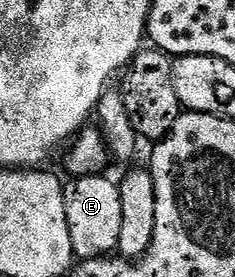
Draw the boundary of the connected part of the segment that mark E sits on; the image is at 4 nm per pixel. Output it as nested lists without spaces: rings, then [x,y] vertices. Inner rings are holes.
[[[100,174],[97,176],[76,176],[68,179],[63,186],[63,193],[65,194],[65,222],[69,222],[69,242],[73,242],[73,250],[75,251],[74,259],[81,260],[96,260],[102,256],[112,255],[119,247],[119,239],[121,238],[121,190],[118,183],[113,179],[110,180],[110,175]]]

